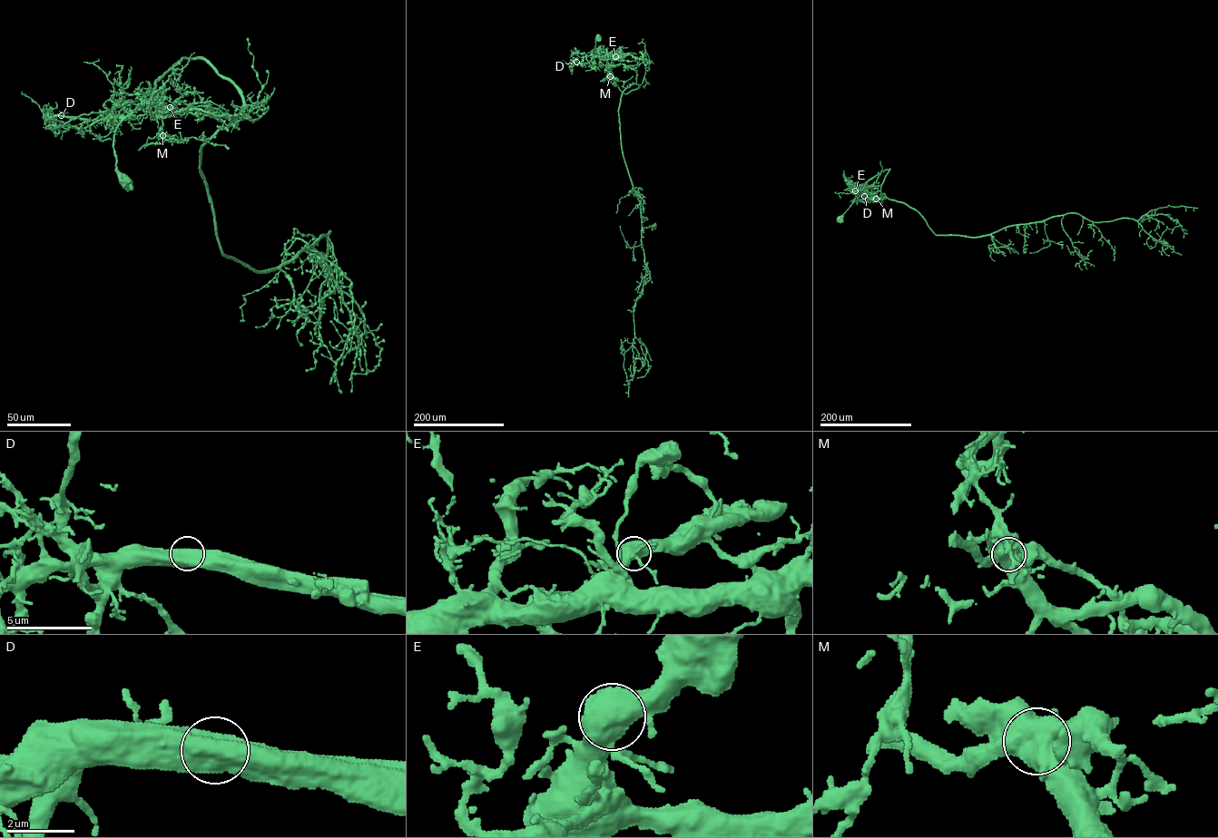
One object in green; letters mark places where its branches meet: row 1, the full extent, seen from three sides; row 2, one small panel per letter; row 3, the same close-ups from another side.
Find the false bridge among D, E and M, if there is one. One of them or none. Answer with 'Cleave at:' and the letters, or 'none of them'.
Cleave at: M

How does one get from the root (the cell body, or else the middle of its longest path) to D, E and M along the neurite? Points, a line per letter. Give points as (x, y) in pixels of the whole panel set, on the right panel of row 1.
D: (840, 219), (856, 196), (864, 196)
E: (840, 219), (859, 192), (855, 190)
M: (840, 219), (861, 189), (876, 188), (877, 194), (873, 198), (876, 199)

